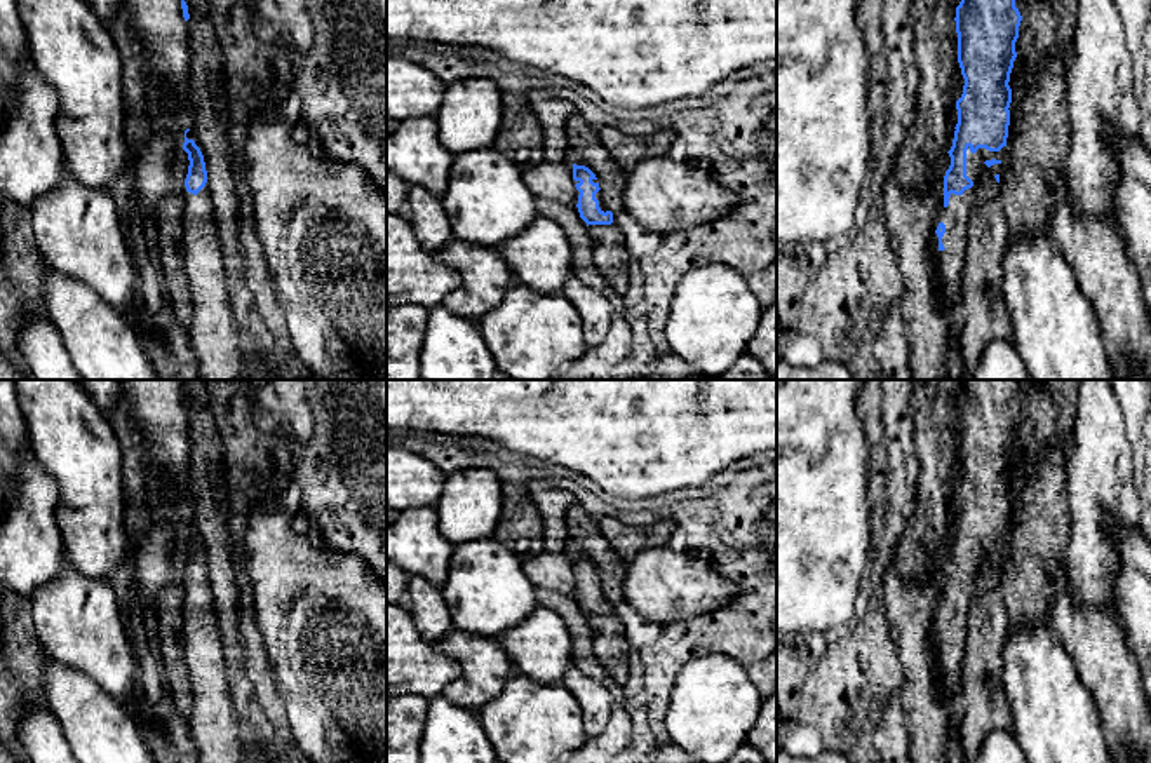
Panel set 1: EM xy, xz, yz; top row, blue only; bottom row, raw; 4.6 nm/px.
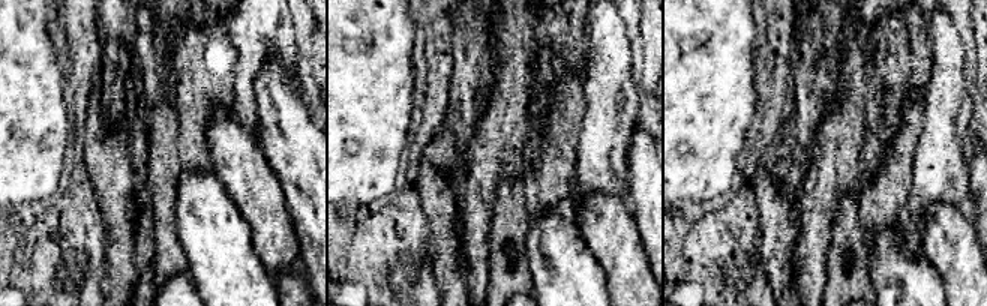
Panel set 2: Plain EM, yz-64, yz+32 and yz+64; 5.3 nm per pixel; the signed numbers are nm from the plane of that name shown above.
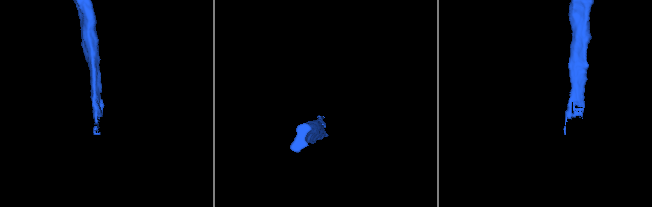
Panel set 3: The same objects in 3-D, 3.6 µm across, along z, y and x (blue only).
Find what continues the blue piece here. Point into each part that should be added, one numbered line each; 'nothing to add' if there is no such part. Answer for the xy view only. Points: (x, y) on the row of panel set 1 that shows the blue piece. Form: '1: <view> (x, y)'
1: xy (218, 344)

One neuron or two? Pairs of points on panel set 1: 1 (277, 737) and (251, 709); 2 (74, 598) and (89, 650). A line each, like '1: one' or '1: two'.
1: two
2: one

